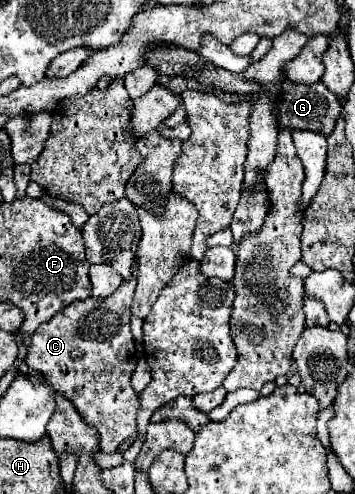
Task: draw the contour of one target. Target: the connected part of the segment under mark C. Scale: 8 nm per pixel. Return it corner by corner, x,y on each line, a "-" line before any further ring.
136,264
132,268
132,278
124,280
112,296
106,298
86,298
82,302
72,302
60,314
56,314
50,322
44,322
32,334
32,342
28,348
26,364
42,374
46,382
58,390
72,406
80,412
82,420
96,428
100,440
100,452
116,452
118,444
124,442
132,432
136,432
136,412
140,408
140,398
130,386
130,376
136,368
136,342
130,332
130,306
136,288

